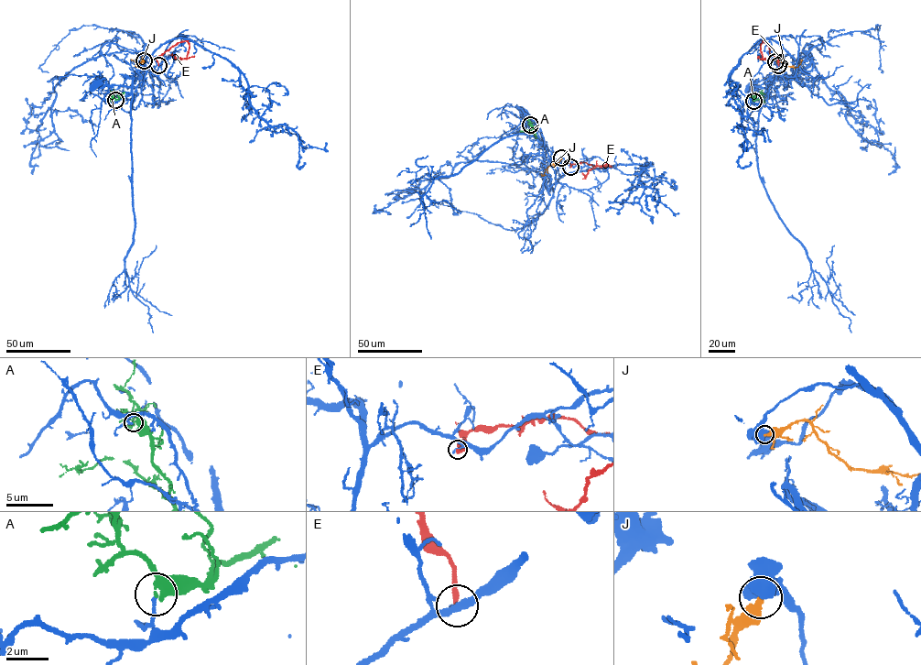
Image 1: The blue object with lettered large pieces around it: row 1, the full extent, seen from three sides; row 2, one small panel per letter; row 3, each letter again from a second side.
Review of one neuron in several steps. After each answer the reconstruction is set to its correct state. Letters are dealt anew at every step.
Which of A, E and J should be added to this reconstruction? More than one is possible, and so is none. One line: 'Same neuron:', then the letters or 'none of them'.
Same neuron: none of them

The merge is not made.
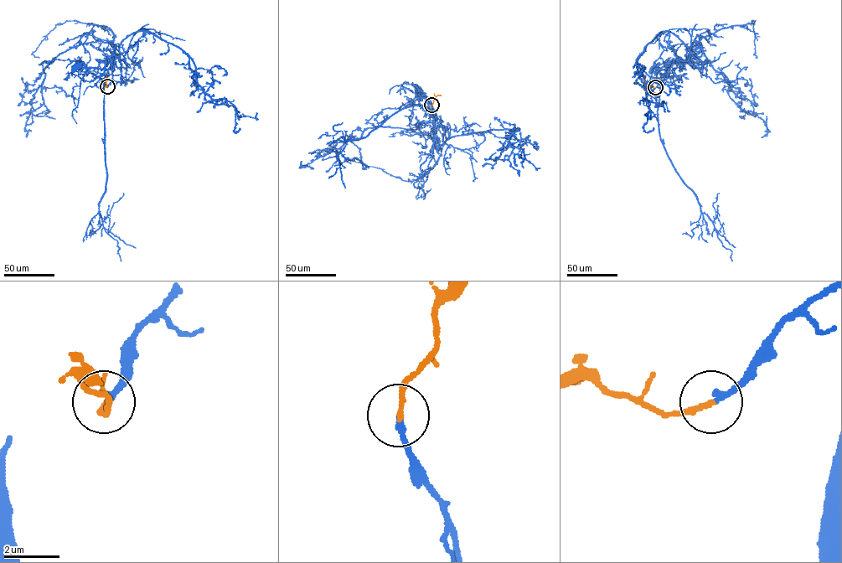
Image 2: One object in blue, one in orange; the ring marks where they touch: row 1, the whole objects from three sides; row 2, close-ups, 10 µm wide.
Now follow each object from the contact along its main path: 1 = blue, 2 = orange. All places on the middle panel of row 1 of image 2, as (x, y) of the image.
1: (431, 105), (436, 118), (444, 128), (437, 126), (436, 133), (431, 103), (426, 96), (419, 95), (418, 90)
2: (431, 105), (436, 95), (441, 95)

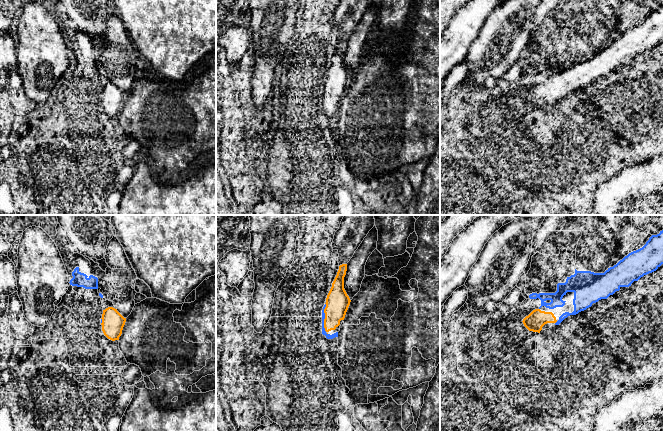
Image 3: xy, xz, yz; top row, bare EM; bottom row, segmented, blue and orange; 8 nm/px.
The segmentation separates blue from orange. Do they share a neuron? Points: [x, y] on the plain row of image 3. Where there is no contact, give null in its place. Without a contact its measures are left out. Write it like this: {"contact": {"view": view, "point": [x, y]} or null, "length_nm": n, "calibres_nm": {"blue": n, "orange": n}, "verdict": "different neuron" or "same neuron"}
{"contact": {"view": "xz", "point": [324, 93]}, "length_nm": 240, "calibres_nm": {"blue": 50, "orange": 190}, "verdict": "same neuron"}

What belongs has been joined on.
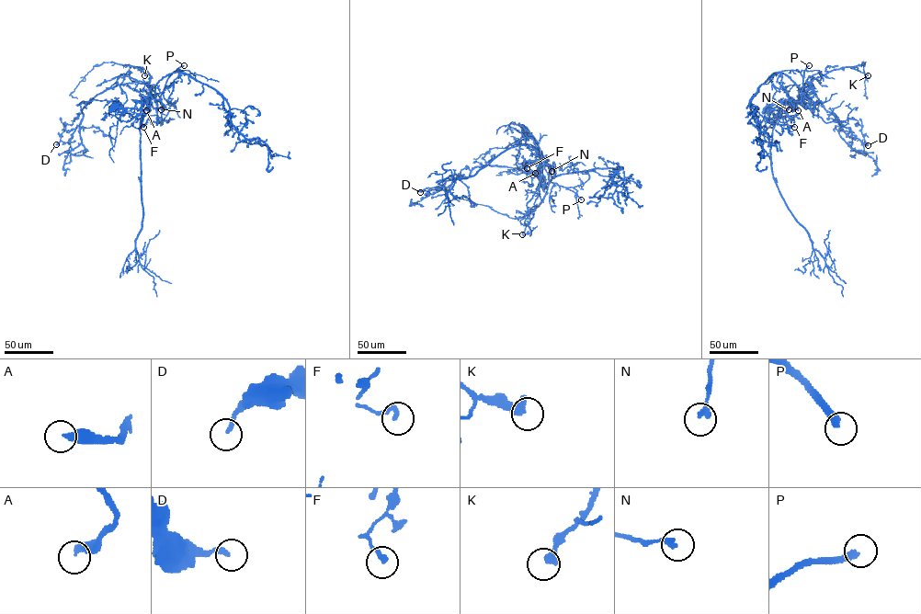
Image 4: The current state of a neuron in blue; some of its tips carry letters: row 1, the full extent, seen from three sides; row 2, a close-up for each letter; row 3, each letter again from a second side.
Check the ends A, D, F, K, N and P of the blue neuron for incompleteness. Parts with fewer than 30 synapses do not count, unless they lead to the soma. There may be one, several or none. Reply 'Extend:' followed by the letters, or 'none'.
Extend: A, K, P

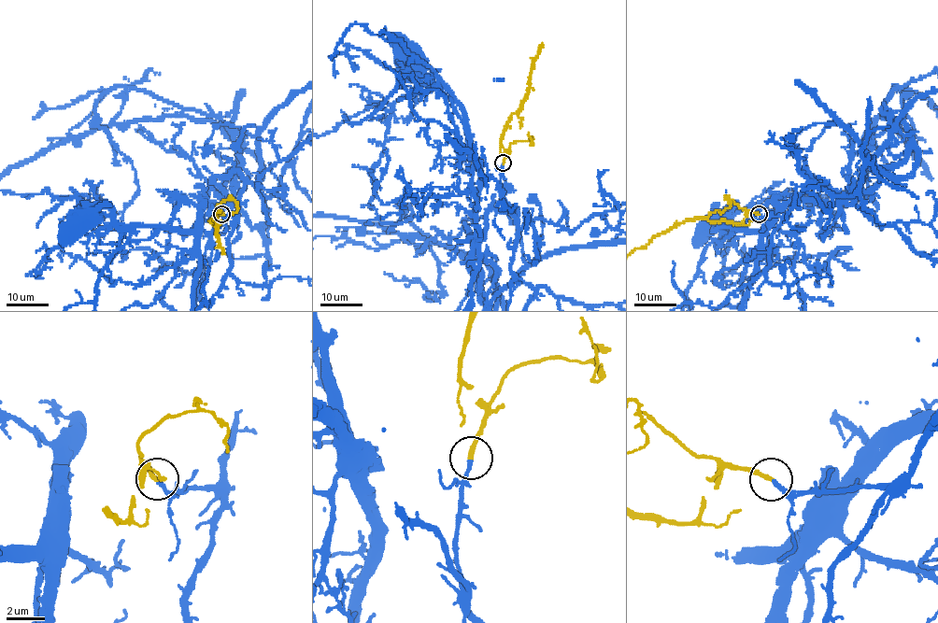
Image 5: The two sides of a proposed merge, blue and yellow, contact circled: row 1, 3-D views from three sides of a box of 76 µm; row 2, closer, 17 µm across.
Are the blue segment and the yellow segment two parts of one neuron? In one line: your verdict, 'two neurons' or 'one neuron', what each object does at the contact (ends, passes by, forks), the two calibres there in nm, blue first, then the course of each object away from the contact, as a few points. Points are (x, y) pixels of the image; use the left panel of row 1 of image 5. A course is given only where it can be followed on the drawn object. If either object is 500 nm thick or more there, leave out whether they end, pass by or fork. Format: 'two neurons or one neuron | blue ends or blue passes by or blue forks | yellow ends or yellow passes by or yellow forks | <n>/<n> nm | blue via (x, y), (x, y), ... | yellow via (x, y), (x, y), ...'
one neuron | blue ends | yellow ends | 190/240 nm | blue via (221, 214), (237, 210), (235, 171), (213, 179), (229, 201), (202, 202), (195, 228), (82, 221)

